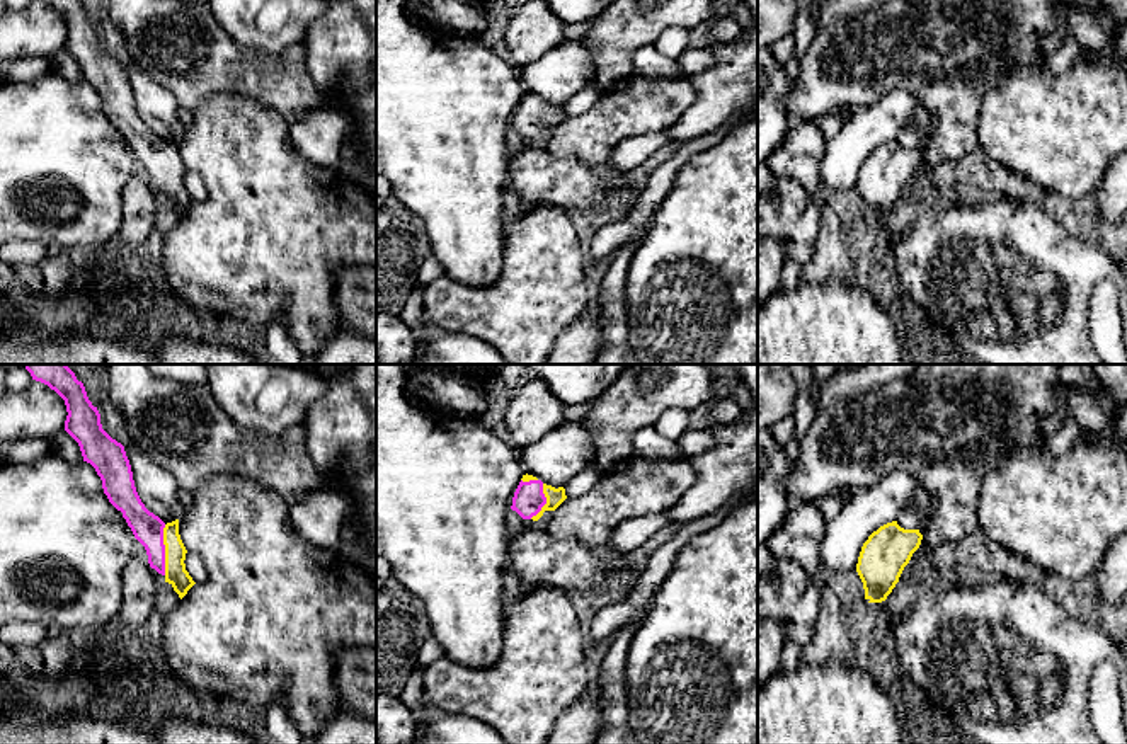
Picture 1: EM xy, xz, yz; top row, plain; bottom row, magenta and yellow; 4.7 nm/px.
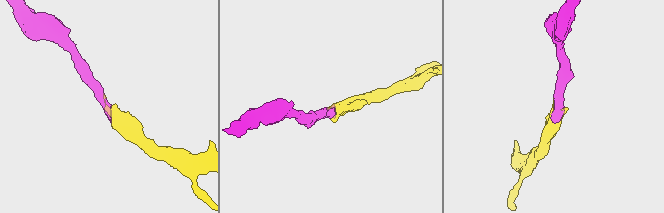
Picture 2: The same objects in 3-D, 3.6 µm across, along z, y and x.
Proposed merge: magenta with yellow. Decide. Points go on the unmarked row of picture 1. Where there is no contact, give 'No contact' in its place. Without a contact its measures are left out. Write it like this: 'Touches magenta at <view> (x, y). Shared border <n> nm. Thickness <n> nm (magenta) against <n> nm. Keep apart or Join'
Touches magenta at xy (164, 169). Shared border 240 nm. Thickness 140 nm (magenta) against 110 nm. Join

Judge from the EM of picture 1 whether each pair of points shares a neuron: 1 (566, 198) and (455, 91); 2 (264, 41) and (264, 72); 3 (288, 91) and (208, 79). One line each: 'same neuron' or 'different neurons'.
1: different neurons
2: different neurons
3: same neuron

